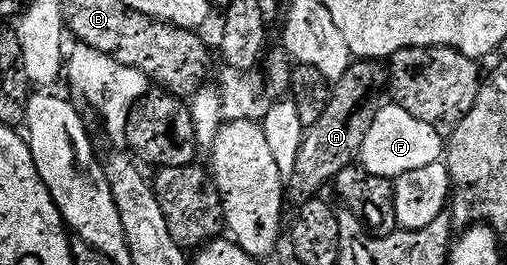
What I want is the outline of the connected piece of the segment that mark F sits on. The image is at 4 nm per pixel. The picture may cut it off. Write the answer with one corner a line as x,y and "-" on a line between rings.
393,104
383,105
380,112
376,112
376,120
372,120
372,129
369,130
367,138
364,140
364,148
360,155
360,165
372,176
380,176
396,180
408,172
416,172
416,168
428,168
428,164
436,164
444,154
443,135
424,120
416,120
412,112
404,112
404,108

